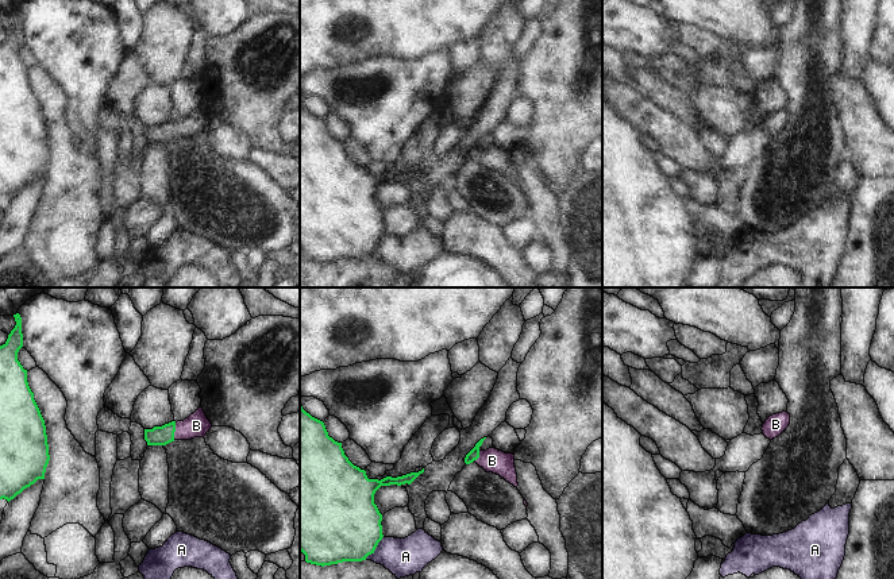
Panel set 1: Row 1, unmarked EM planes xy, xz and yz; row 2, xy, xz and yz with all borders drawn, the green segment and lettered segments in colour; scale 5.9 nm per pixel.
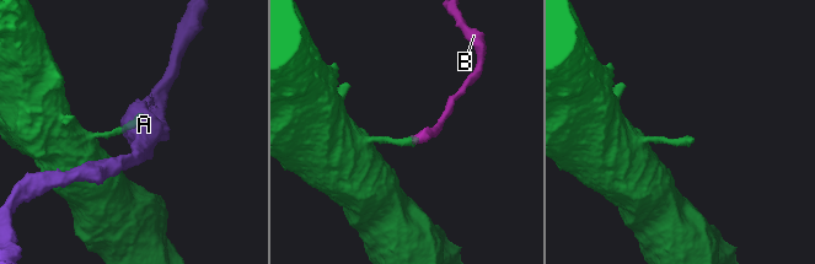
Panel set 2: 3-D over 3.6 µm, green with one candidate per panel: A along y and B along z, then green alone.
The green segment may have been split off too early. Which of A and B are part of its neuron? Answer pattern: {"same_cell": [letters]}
{"same_cell": ["B"]}

